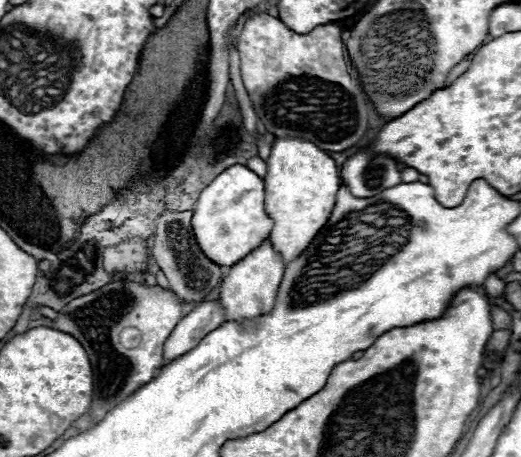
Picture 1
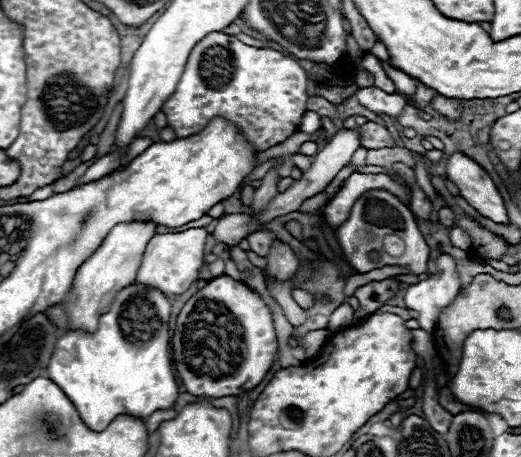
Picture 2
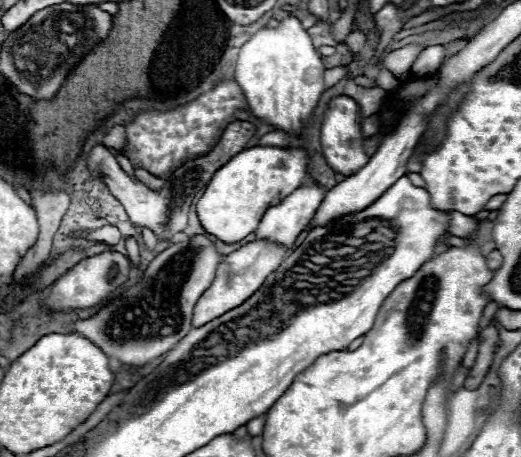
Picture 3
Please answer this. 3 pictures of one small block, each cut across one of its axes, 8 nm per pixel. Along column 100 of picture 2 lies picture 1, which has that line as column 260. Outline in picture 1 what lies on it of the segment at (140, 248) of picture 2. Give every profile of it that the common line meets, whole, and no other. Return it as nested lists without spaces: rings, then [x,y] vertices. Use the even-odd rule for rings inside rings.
[[[266,238],[258,248],[254,248],[240,262],[236,262],[226,274],[226,278],[222,280],[220,302],[226,310],[226,320],[246,320],[246,318],[256,318],[256,316],[262,316],[264,312],[270,312],[276,300],[282,274],[284,274],[282,254],[274,250],[270,238]]]

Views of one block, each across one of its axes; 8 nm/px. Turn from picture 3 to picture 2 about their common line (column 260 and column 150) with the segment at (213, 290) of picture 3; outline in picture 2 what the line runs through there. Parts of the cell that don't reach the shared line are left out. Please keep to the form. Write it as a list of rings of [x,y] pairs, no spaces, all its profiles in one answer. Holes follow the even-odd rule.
[[[190,228],[186,232],[168,232],[168,234],[156,234],[146,246],[142,264],[136,274],[136,282],[152,284],[160,288],[166,296],[182,294],[186,288],[190,288],[192,282],[198,280],[198,272],[204,264],[204,242],[206,242],[206,230],[204,228]]]

